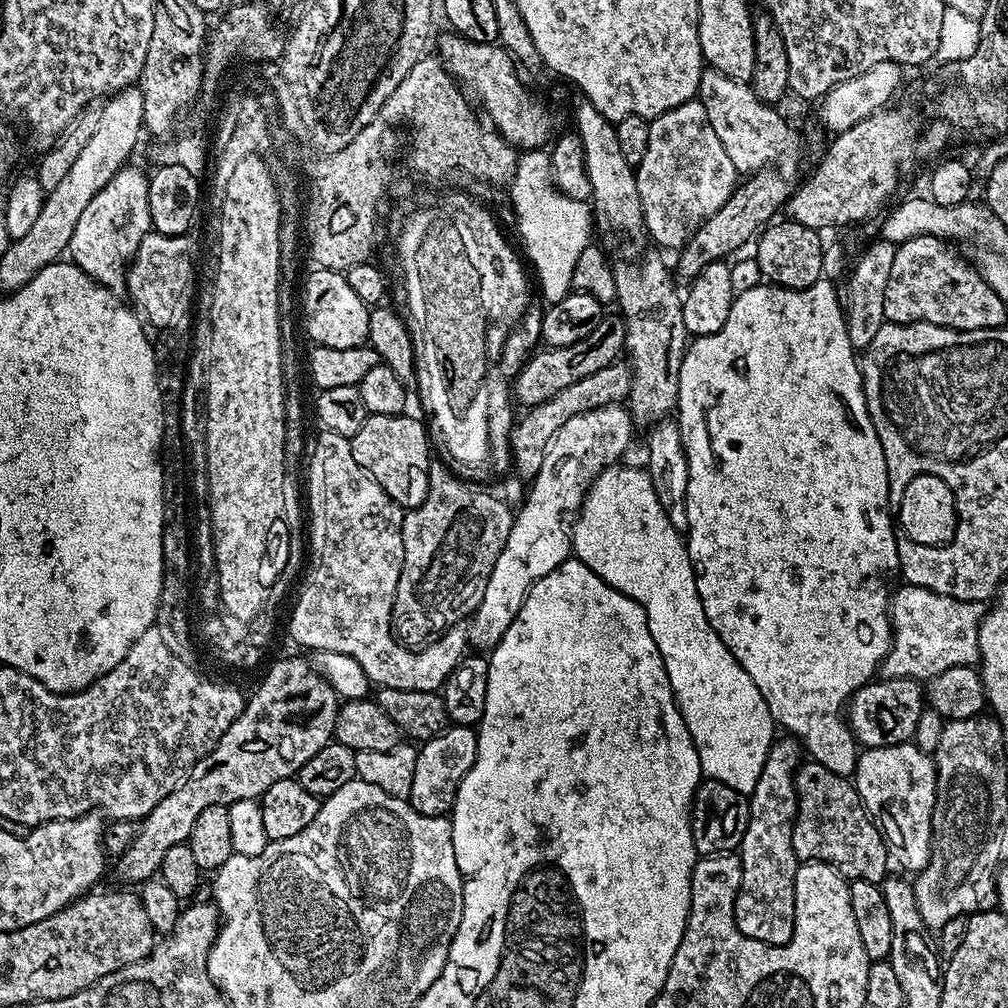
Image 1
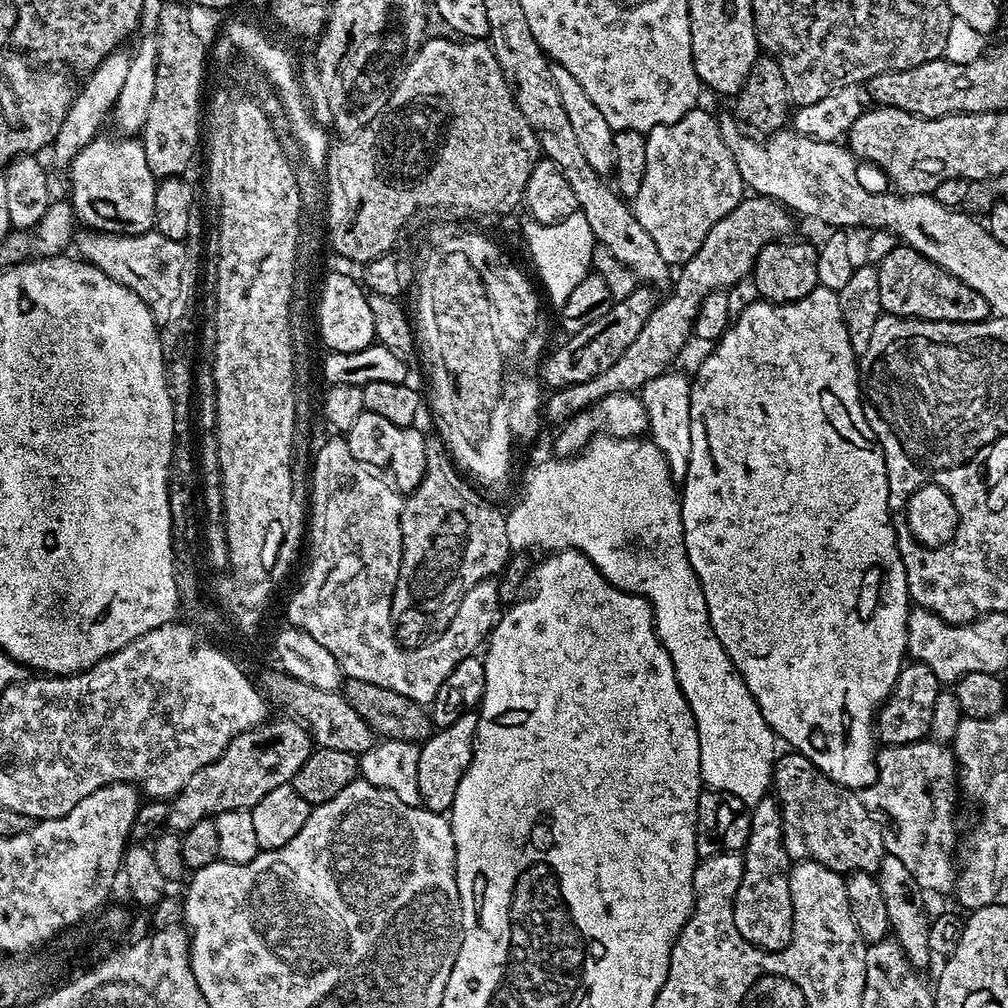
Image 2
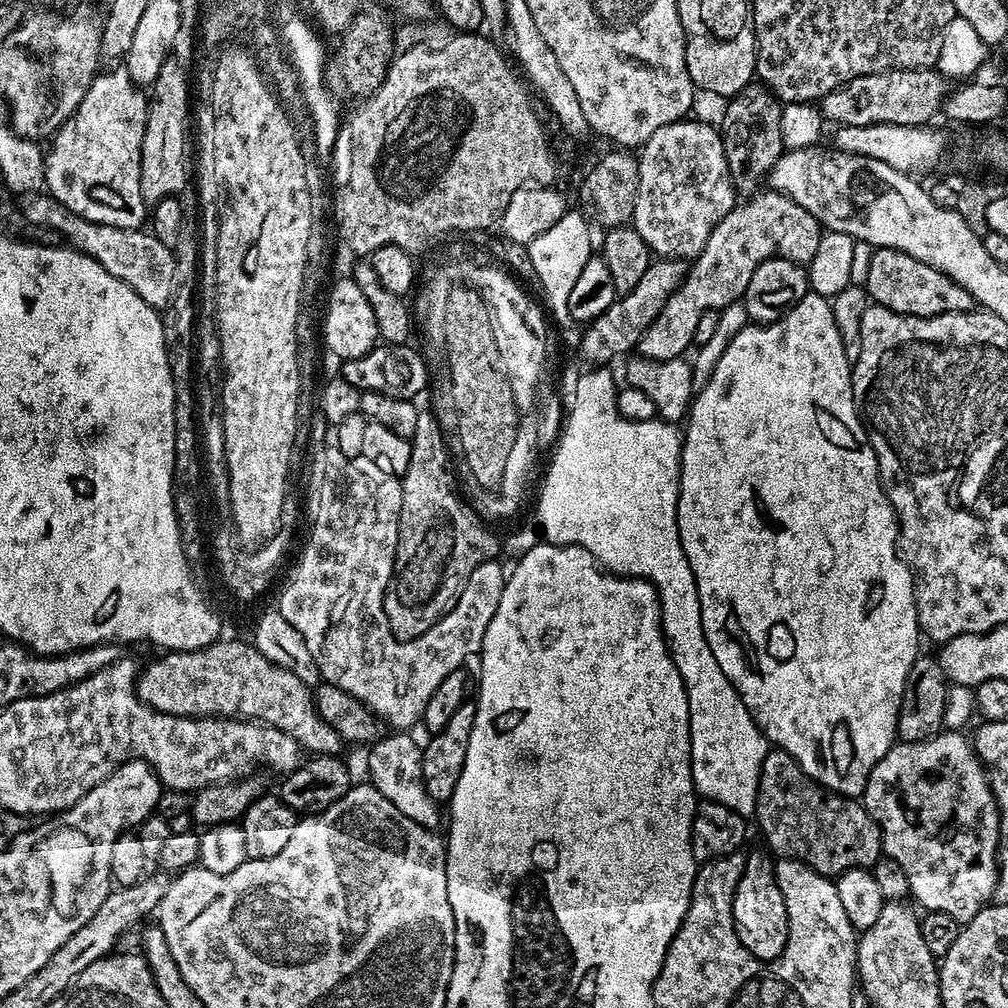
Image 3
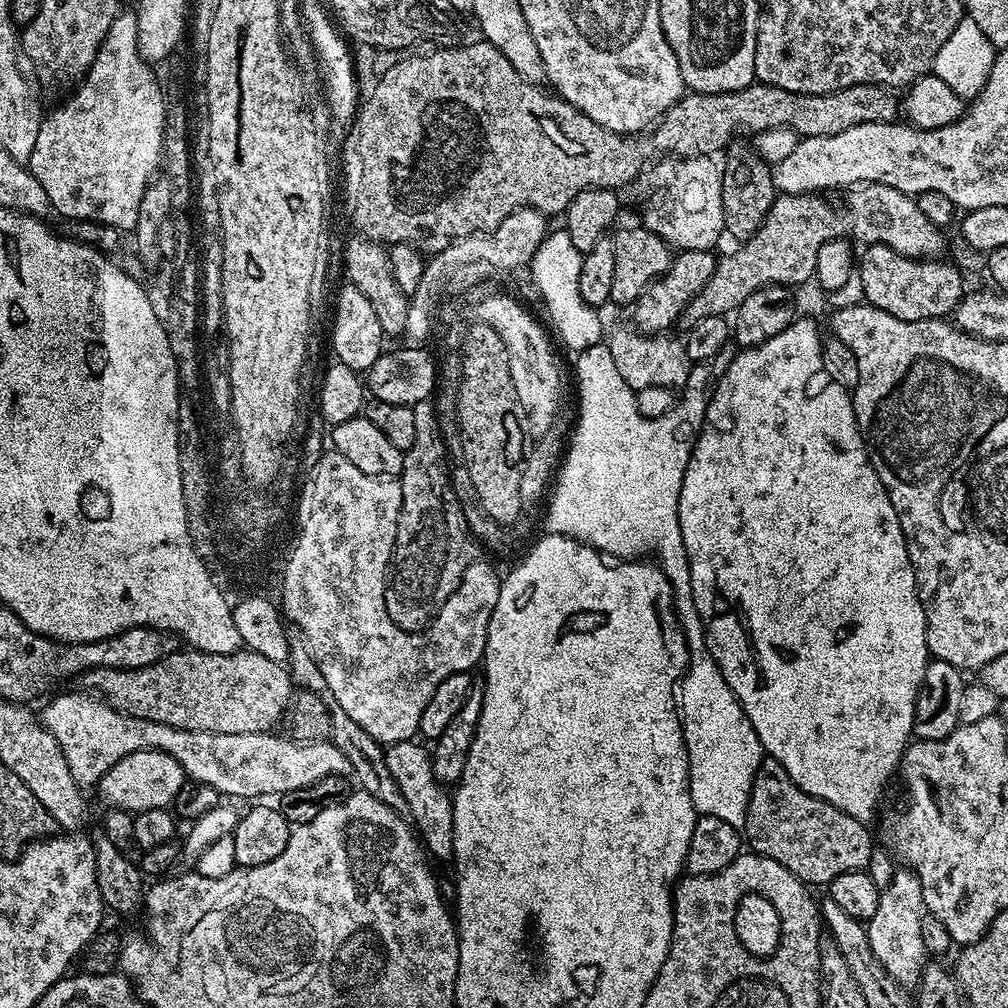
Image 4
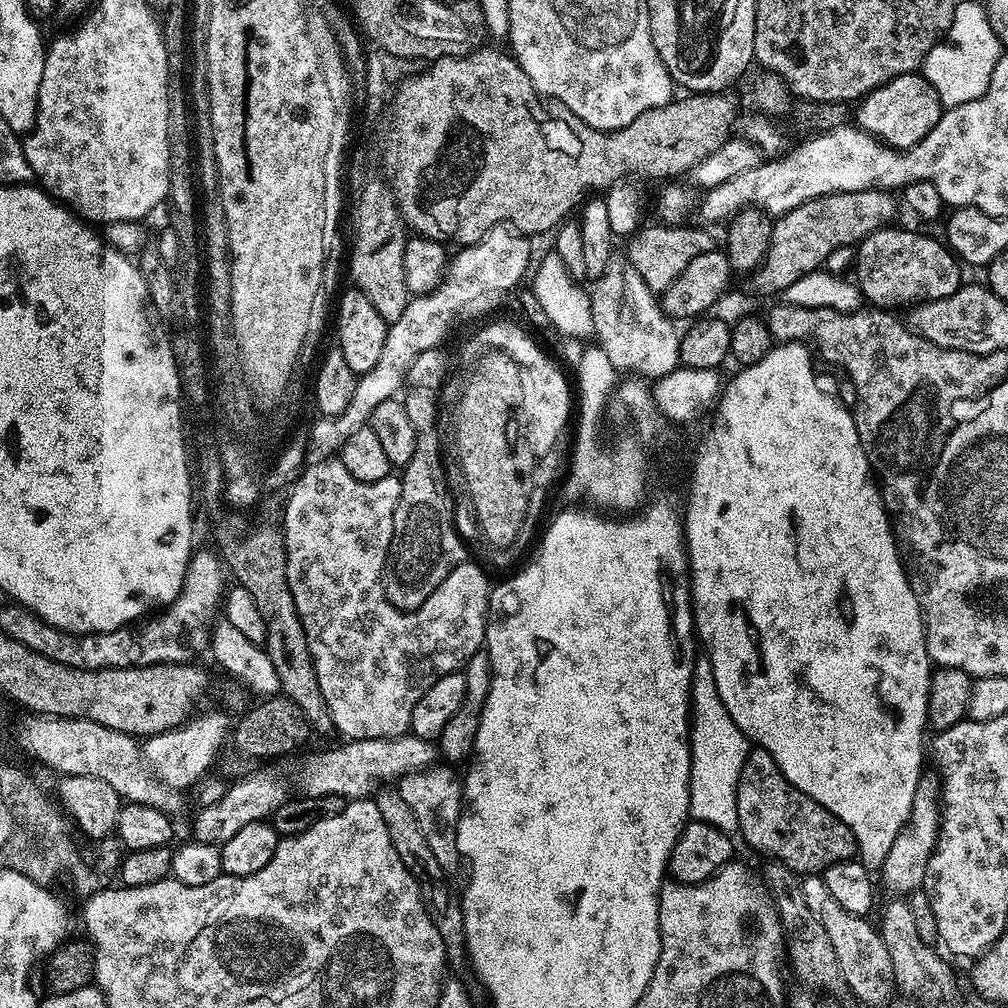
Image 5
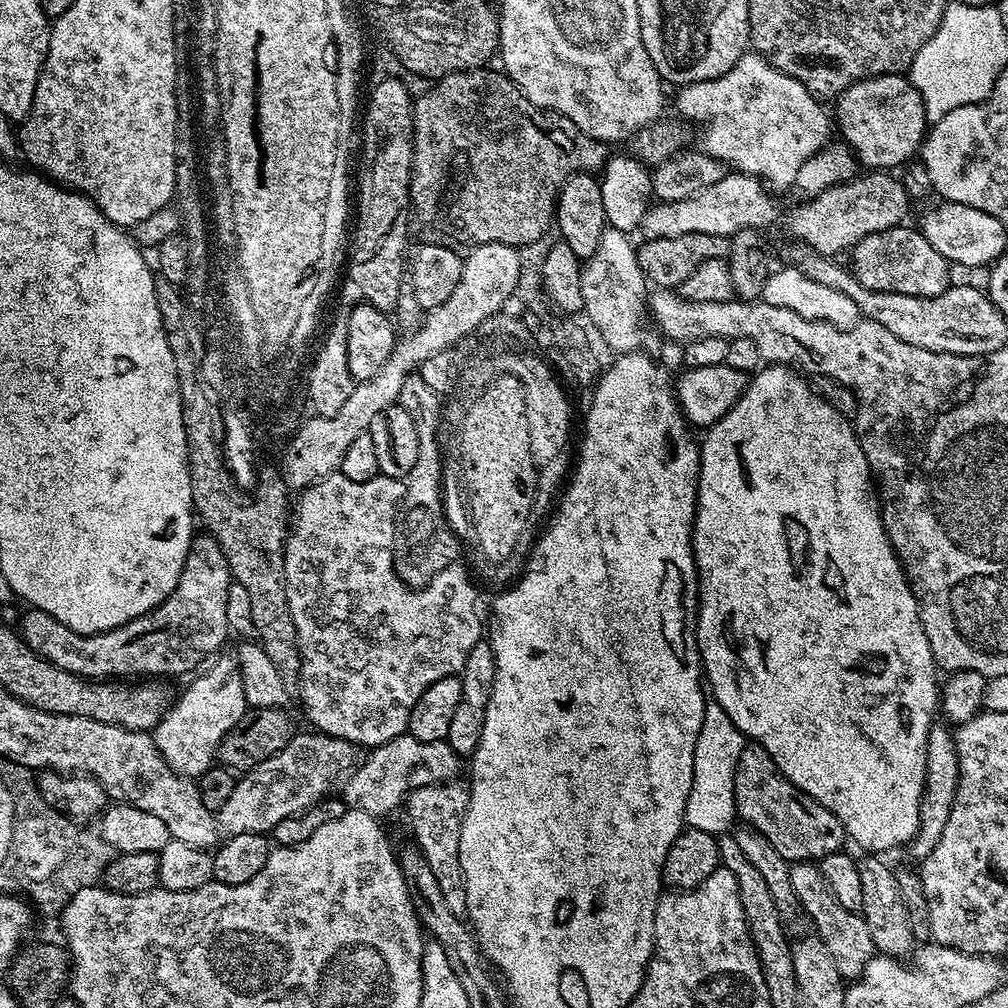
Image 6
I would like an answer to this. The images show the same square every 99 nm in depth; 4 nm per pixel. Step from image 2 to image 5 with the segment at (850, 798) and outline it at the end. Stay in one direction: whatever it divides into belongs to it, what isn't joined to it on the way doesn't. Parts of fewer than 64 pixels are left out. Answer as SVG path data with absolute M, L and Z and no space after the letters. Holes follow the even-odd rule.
M753 747L746 758L746 766L742 766L742 778L738 778L738 822L740 823L739 835L744 835L744 840L756 852L761 852L769 861L776 861L786 865L801 877L822 874L834 862L846 862L857 855L858 845L852 828L843 824L838 817L830 814L814 798L802 794L778 770L774 758L766 754L766 750Z

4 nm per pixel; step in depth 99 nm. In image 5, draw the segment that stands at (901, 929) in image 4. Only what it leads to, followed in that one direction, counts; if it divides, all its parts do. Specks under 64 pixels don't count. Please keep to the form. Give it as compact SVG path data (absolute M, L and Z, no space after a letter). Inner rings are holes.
M934 772L923 773L915 787L914 800L911 802L910 818L903 824L898 837L894 838L894 843L890 846L890 851L886 854L886 860L880 869L882 875L881 887L883 886L896 896L906 896L919 891L925 880L925 868L929 858L936 848L936 840L939 836L940 826L940 784L939 775Z

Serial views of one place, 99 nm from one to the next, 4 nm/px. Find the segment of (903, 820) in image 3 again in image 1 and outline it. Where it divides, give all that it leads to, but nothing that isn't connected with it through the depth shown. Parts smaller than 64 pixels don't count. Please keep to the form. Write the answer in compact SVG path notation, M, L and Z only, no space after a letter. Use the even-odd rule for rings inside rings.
M911 742L864 748L856 757L856 792L885 844L888 854L908 874L920 872L932 853L932 815L936 801L936 762Z

